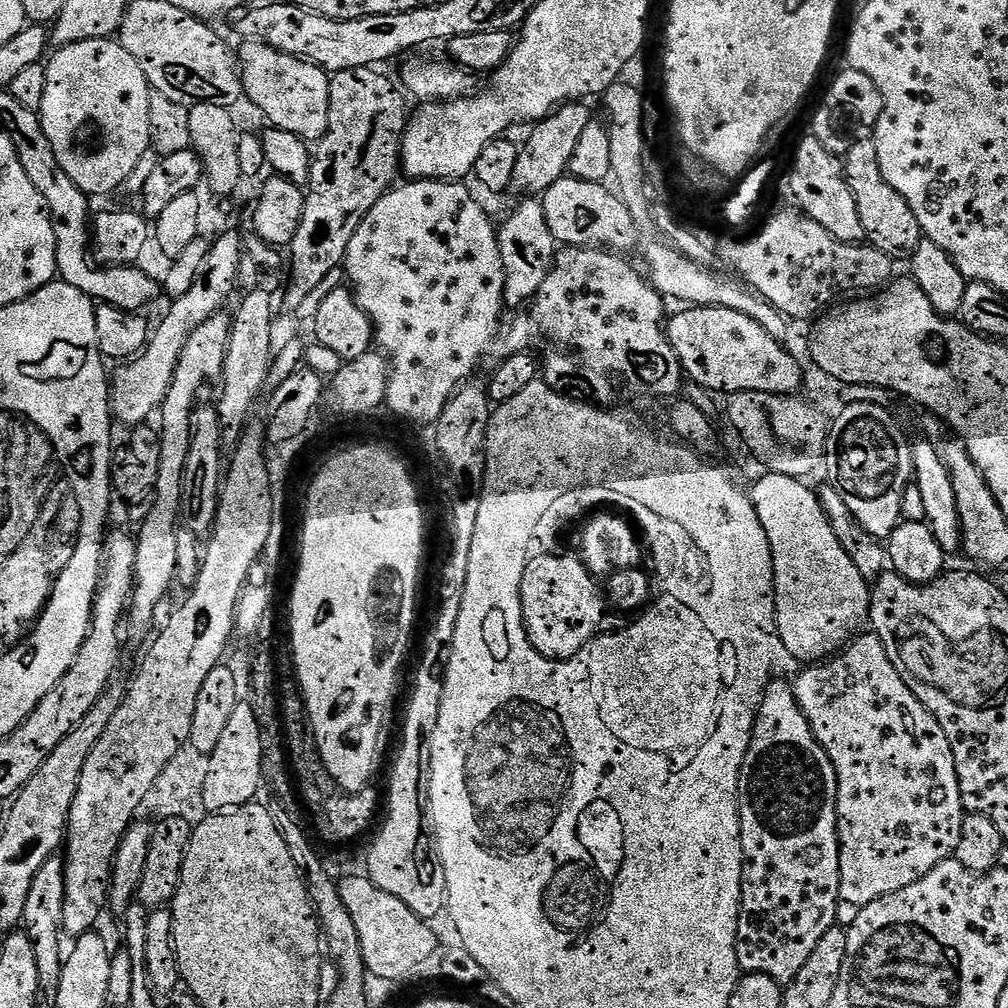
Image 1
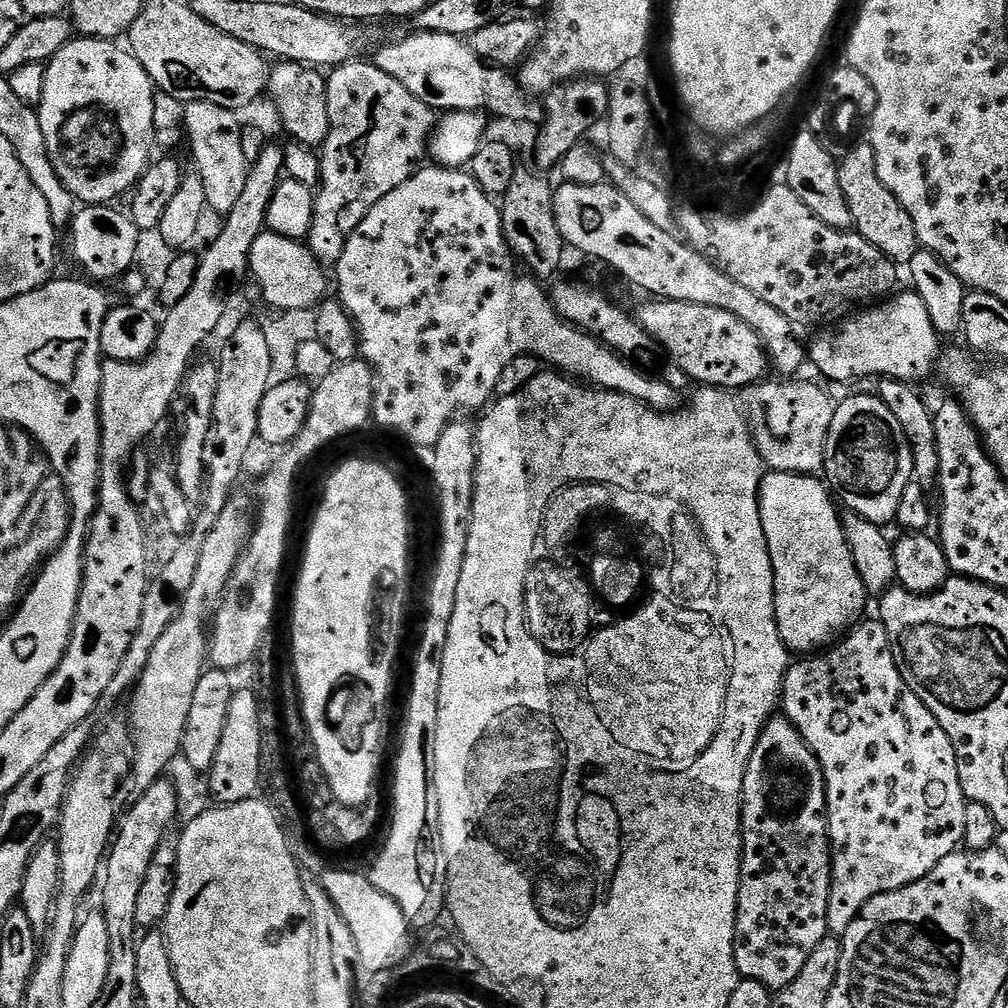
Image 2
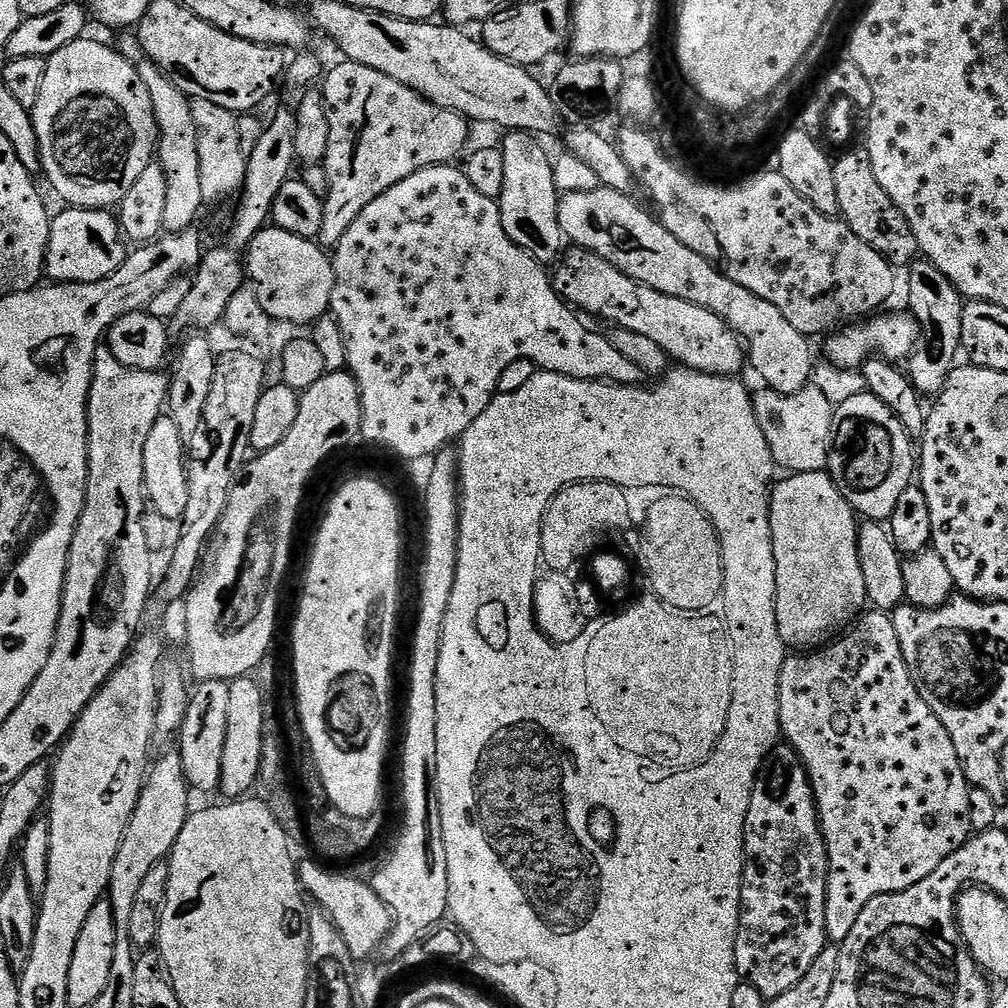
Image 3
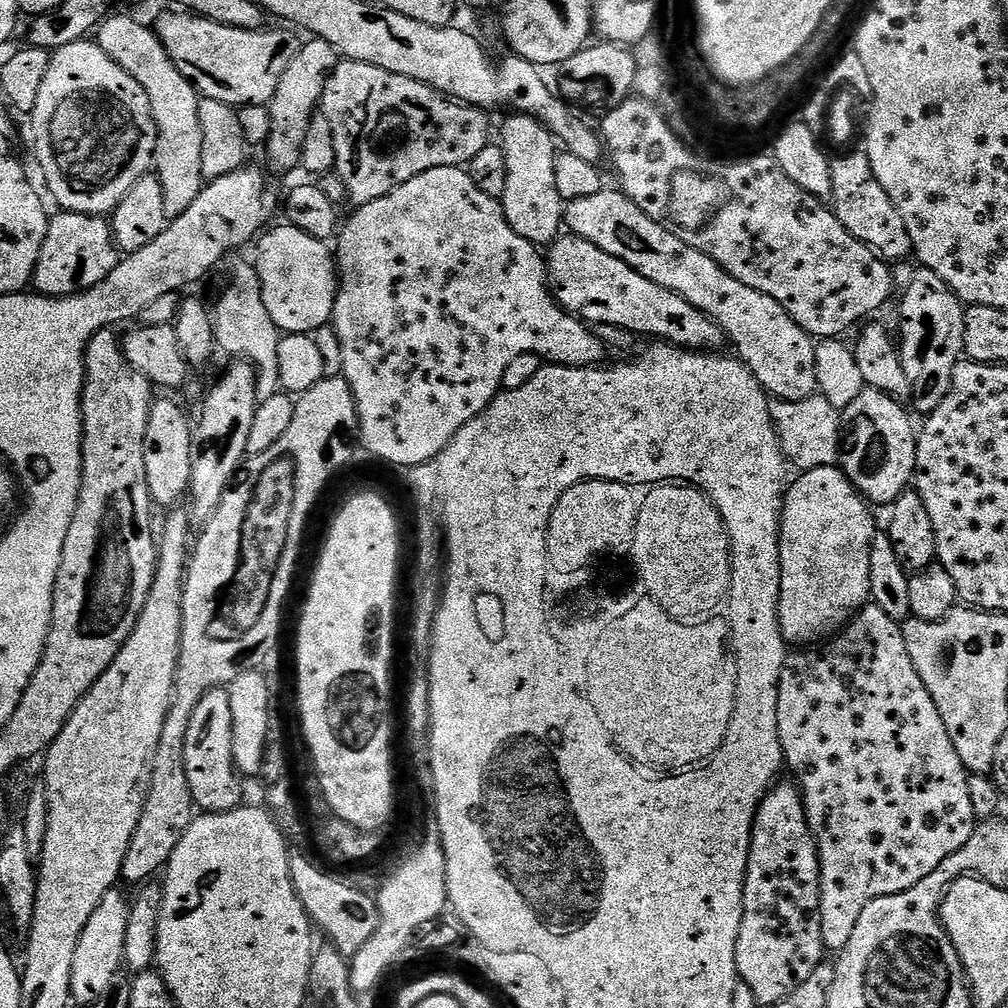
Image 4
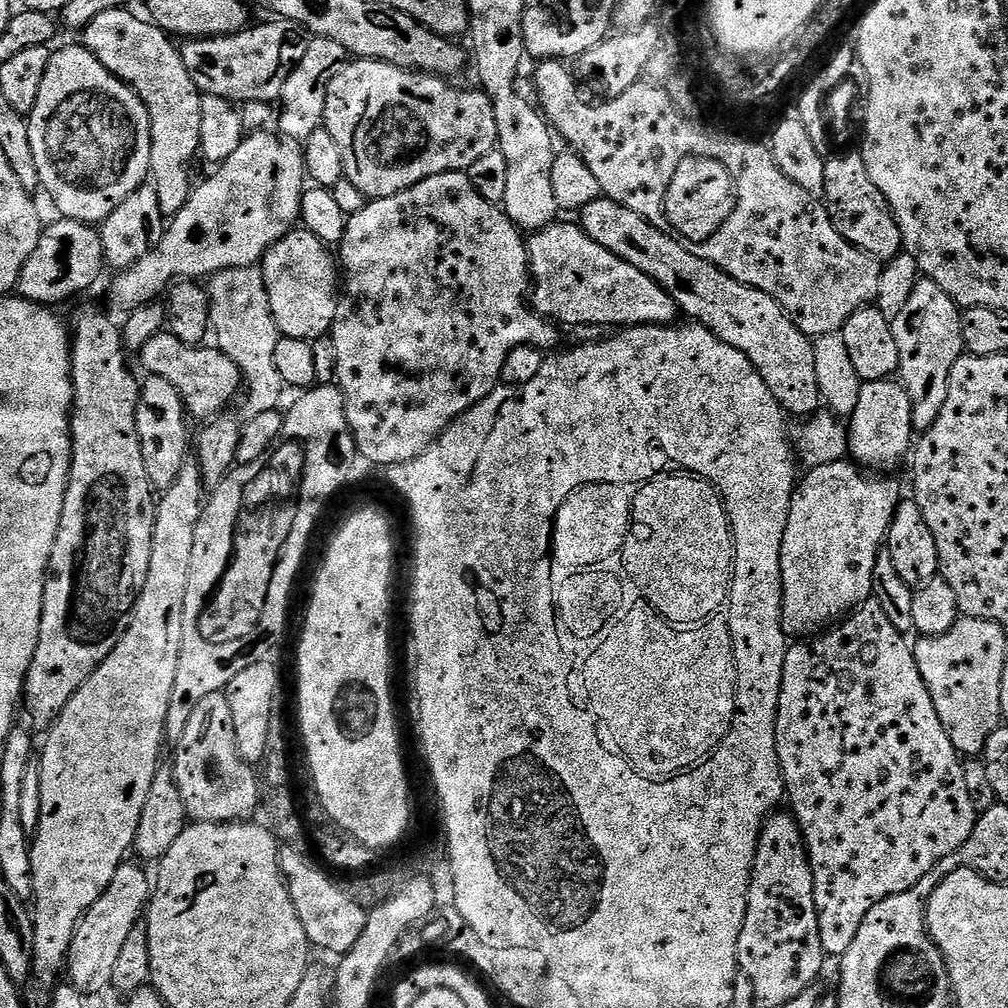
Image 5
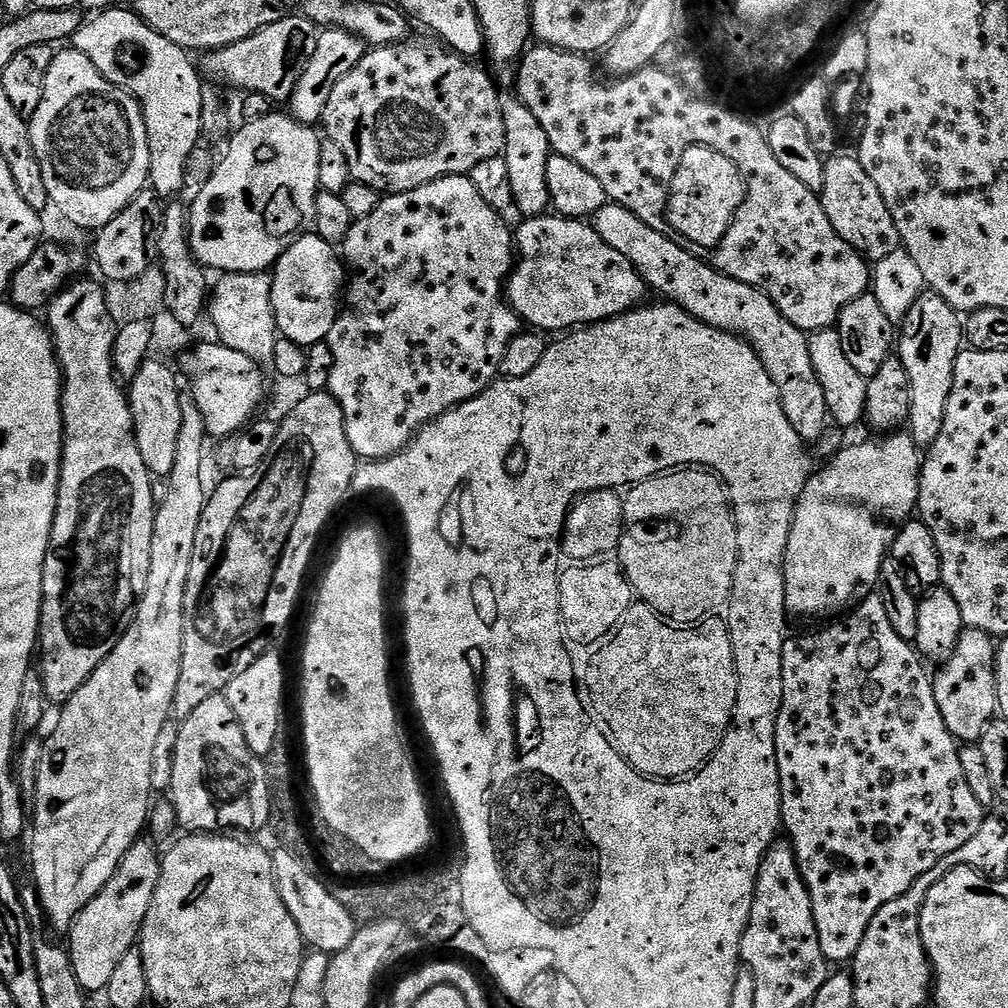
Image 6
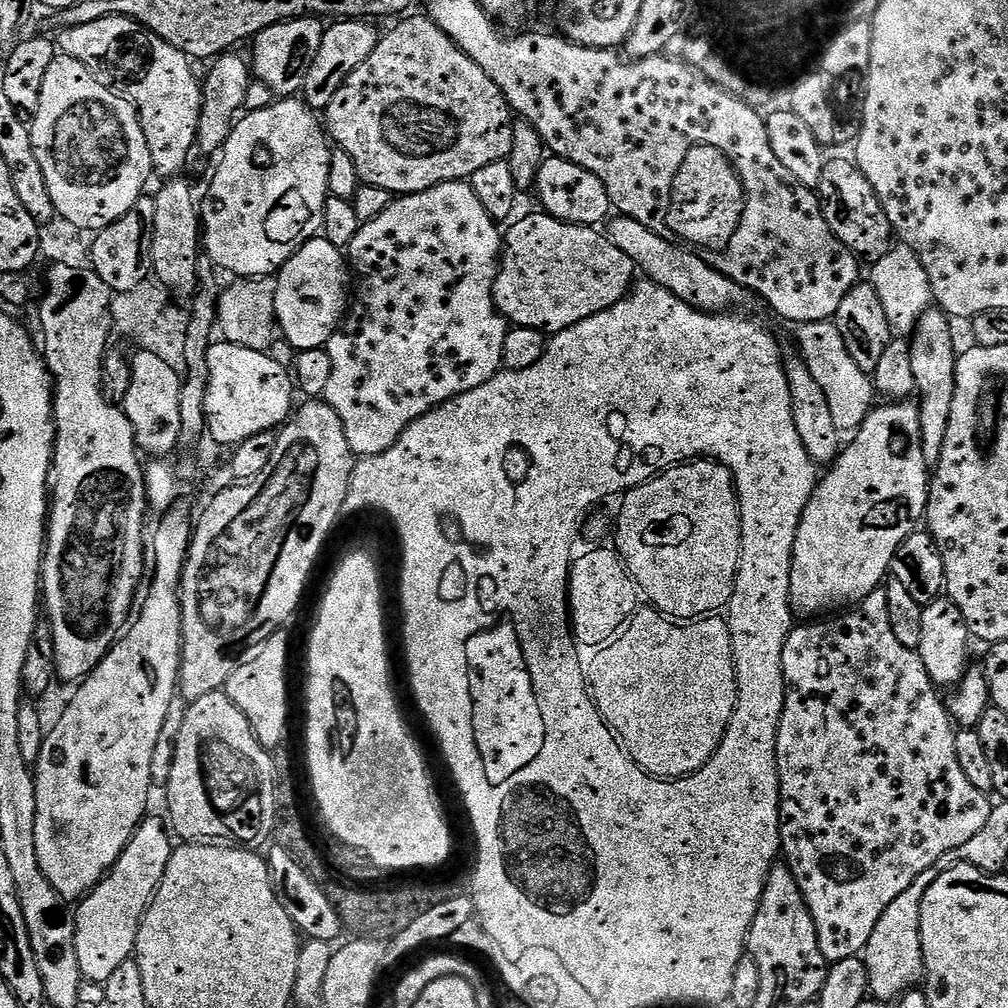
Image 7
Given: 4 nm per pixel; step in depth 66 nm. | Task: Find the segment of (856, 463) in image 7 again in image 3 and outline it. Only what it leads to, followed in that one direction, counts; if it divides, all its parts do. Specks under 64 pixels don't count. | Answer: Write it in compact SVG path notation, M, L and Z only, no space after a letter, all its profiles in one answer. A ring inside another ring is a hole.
M827 471L793 472L772 489L770 530L776 563L778 634L792 650L819 650L835 641L865 611L866 578L862 578L858 513Z

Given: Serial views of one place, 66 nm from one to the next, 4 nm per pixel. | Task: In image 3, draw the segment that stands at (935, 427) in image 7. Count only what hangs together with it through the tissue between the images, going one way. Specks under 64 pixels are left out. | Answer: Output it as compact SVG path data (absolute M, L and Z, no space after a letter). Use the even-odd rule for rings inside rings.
M923 258L917 259L911 265L910 271L912 273L908 276L909 306L907 305L907 307L917 321L923 325L922 332L926 340L928 336L928 349L925 352L917 351L907 361L909 364L906 372L921 397L935 398L948 383L948 375L952 373L952 369L957 363L956 351L959 353L962 348L960 343L962 314L966 300L952 285L950 278L946 278L946 274L942 274L942 270L938 270L938 266L934 266L930 261Z

